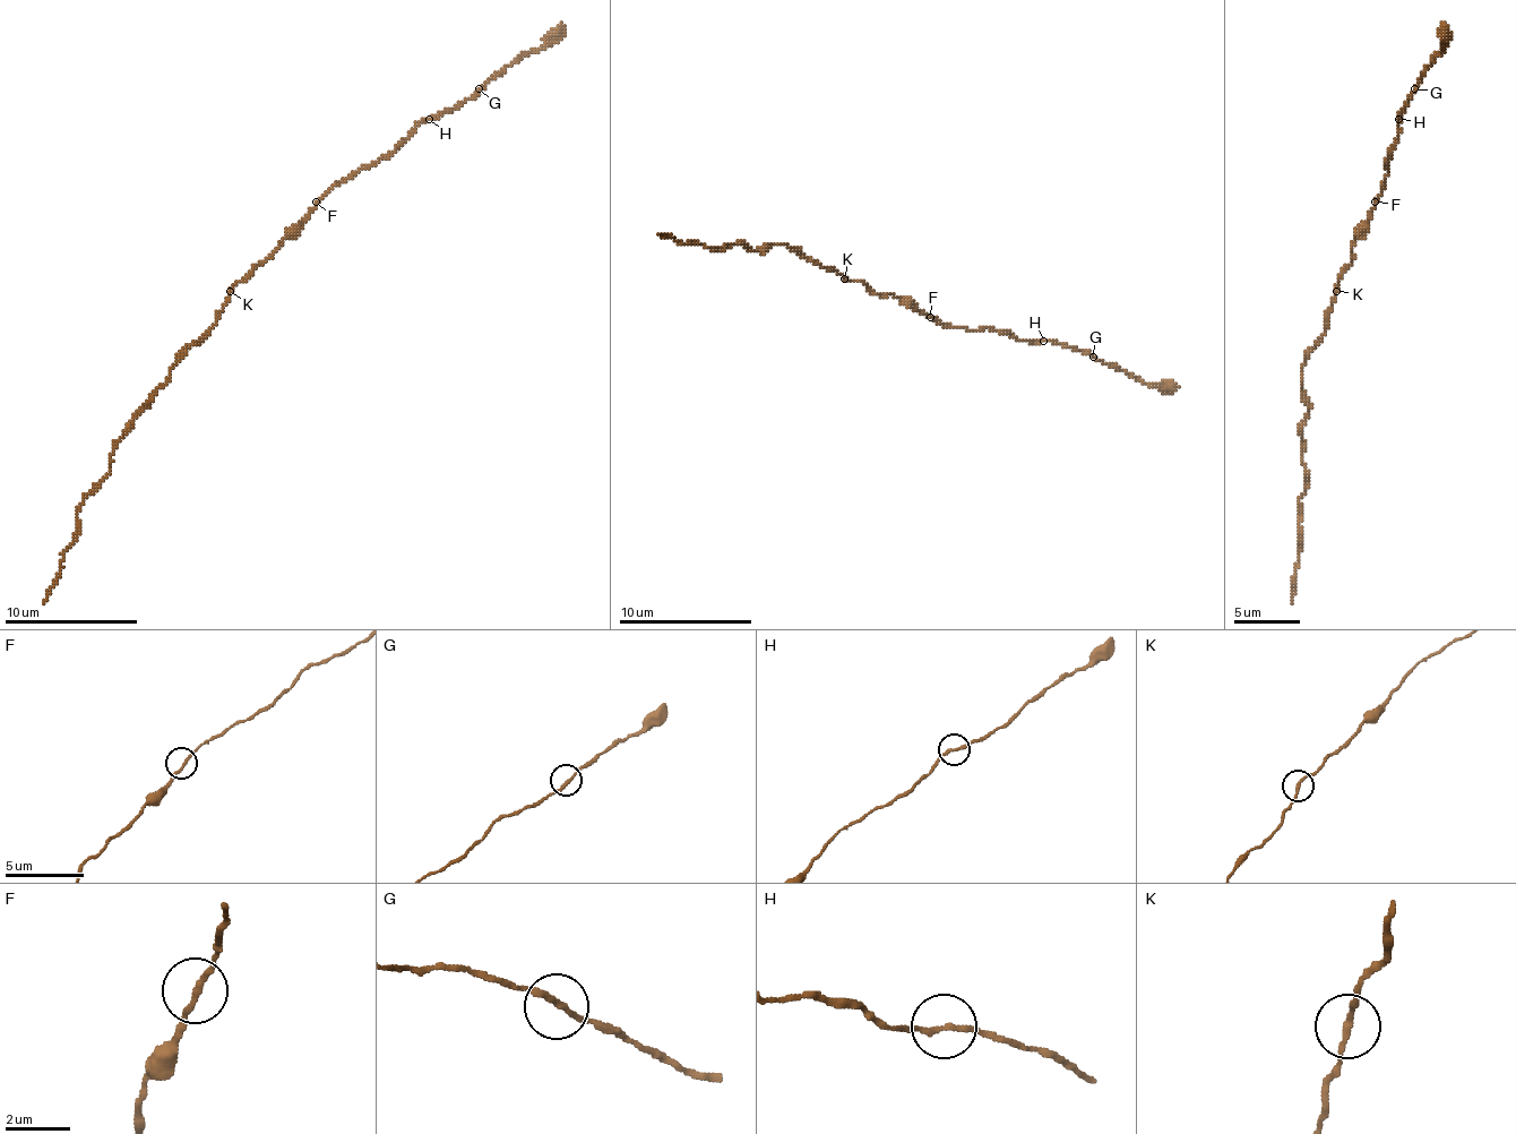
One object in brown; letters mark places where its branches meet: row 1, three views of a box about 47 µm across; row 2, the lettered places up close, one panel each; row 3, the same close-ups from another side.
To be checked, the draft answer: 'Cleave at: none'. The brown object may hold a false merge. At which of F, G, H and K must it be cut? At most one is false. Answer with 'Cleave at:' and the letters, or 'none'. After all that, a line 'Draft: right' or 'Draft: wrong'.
Cleave at: none
Draft: right

